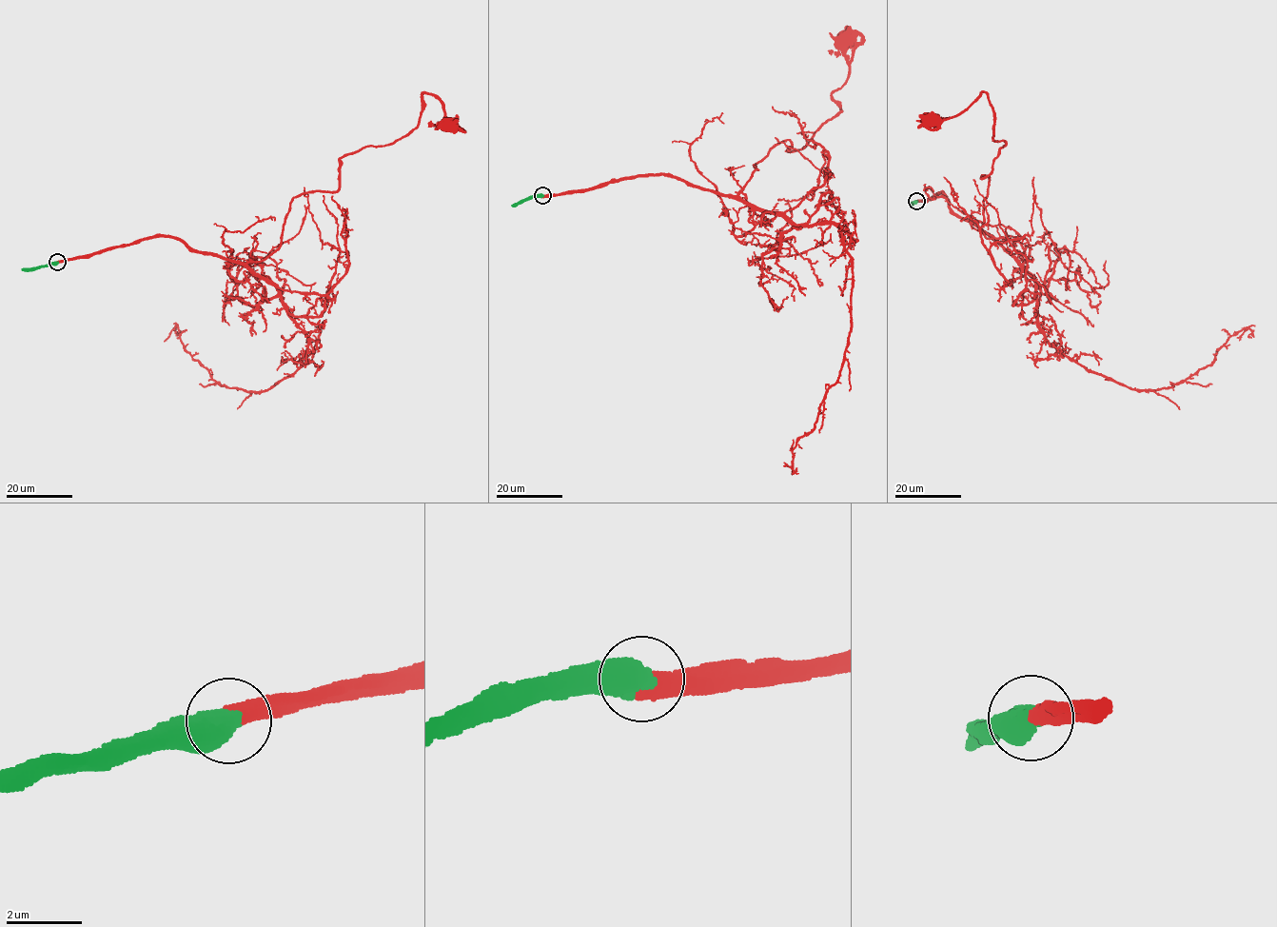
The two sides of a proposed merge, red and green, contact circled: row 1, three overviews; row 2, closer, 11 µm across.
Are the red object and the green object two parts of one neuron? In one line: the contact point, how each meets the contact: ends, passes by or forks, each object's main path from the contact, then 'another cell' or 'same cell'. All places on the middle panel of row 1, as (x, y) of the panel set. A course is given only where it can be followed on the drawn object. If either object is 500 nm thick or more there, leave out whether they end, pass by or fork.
place (542, 195); course red (542, 196), (668, 174), (737, 195), (770, 149), (804, 148), (841, 111), (845, 39); course green (542, 195), (512, 206); same cell

